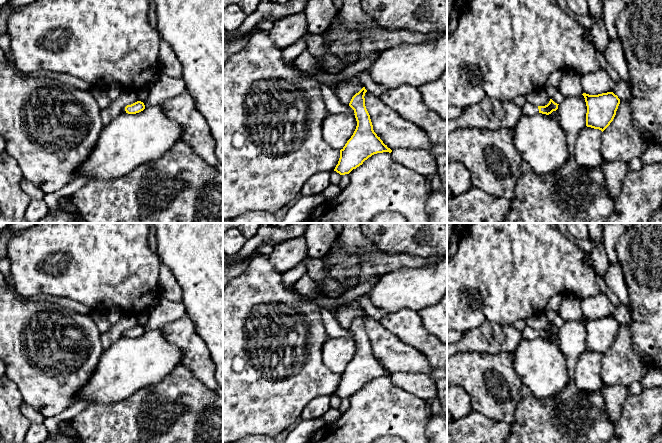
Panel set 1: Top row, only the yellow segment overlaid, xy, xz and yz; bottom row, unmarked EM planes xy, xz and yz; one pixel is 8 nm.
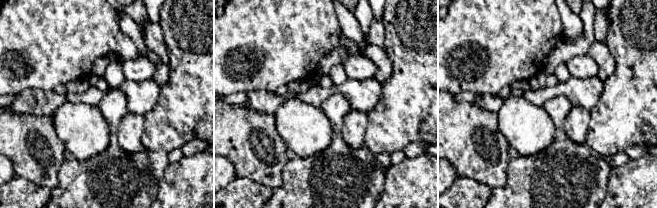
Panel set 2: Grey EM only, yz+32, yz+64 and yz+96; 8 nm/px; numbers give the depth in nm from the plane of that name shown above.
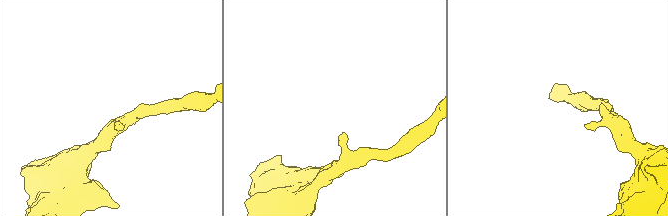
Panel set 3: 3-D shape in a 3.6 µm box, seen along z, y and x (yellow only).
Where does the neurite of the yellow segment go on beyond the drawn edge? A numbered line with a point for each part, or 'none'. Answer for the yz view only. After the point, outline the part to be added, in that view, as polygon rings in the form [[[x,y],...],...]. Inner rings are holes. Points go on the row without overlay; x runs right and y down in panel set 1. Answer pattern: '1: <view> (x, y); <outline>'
1: yz (528, 333); [[[526,326],[521,331],[521,337],[522,339],[532,340],[532,339],[539,337],[539,333],[538,333],[538,330],[531,328],[529,326]]]

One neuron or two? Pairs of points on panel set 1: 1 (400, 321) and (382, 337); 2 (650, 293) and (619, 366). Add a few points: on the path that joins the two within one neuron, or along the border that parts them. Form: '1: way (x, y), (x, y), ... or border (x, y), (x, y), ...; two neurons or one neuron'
1: border (379, 321), (386, 329), (408, 344); two neurons
2: way (650, 311), (650, 335), (637, 348); one neuron

